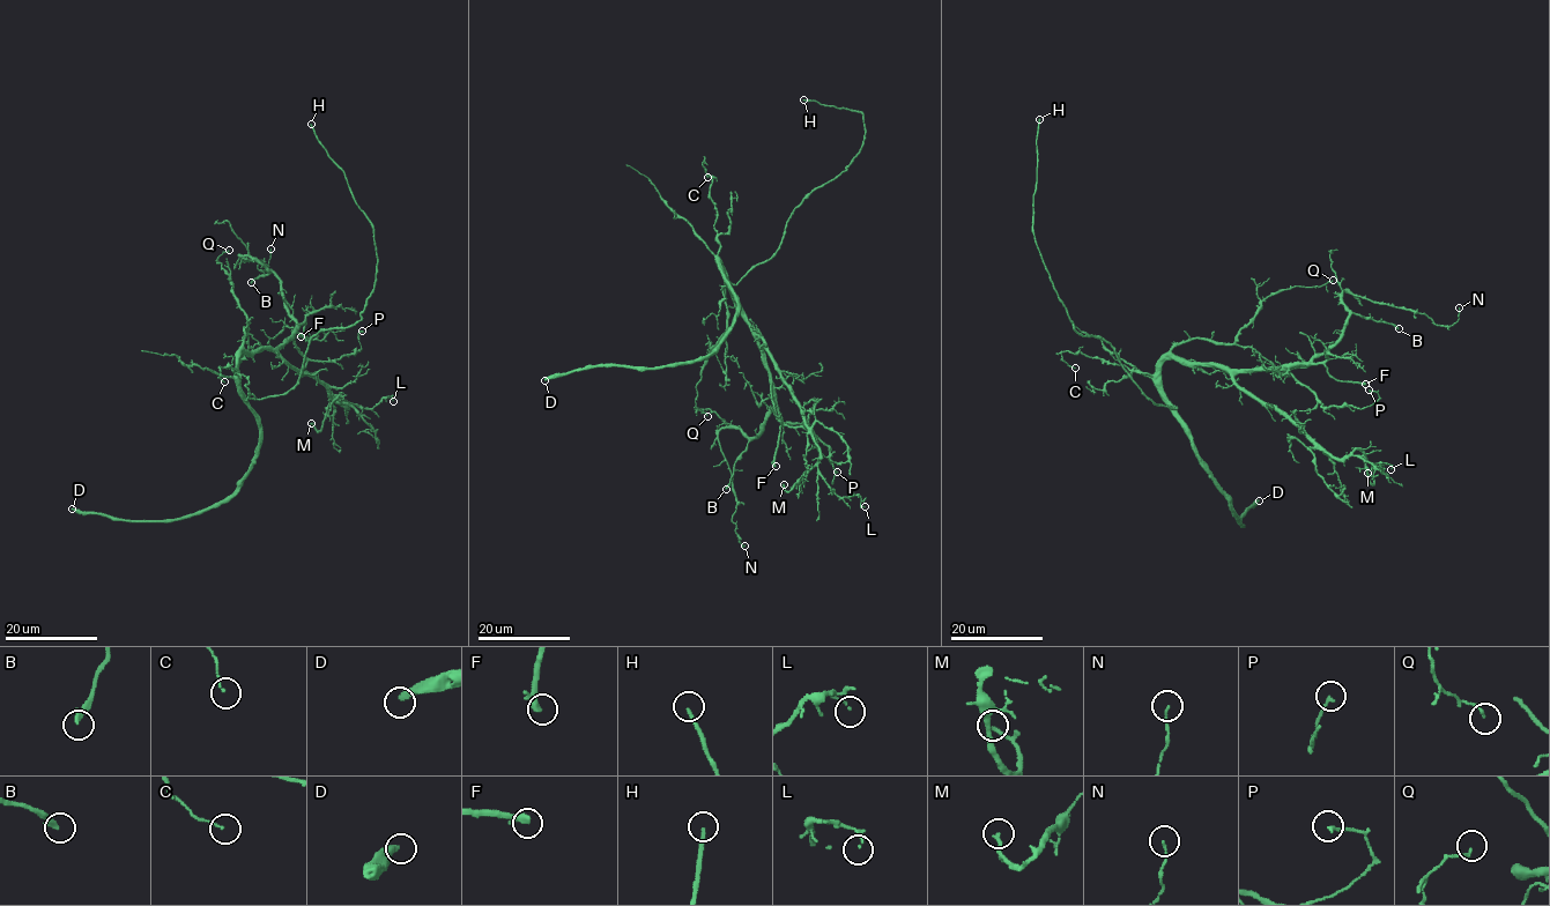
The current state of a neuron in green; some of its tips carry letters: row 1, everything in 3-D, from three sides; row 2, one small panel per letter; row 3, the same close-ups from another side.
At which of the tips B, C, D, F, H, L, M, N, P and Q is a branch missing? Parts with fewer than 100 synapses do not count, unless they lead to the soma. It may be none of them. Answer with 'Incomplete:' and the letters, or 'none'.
Incomplete: D, H

